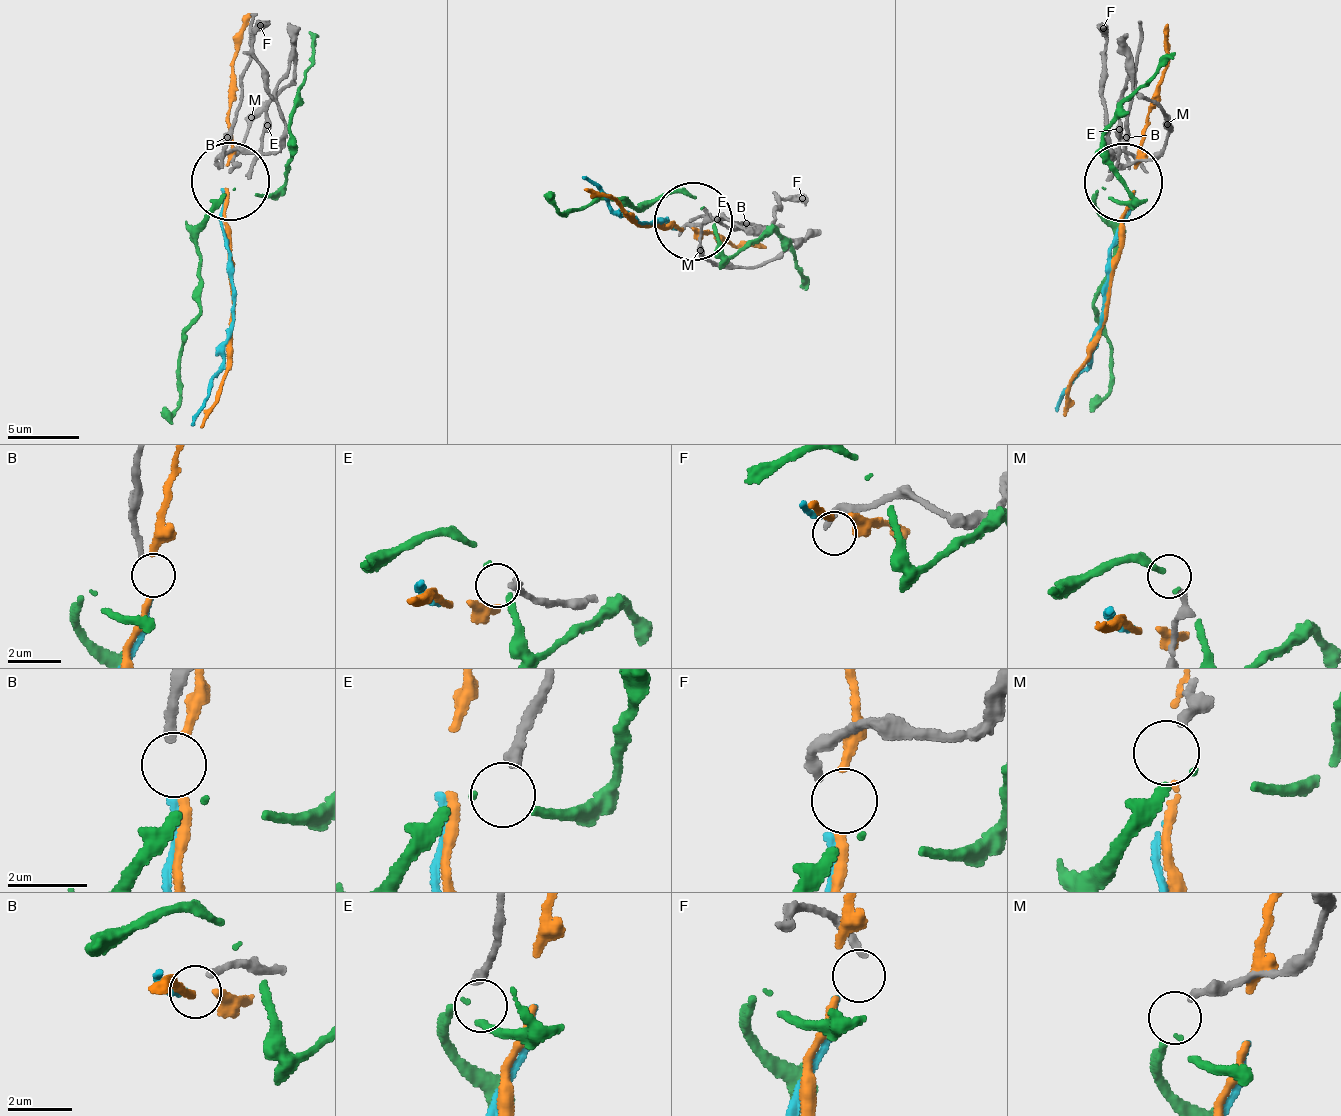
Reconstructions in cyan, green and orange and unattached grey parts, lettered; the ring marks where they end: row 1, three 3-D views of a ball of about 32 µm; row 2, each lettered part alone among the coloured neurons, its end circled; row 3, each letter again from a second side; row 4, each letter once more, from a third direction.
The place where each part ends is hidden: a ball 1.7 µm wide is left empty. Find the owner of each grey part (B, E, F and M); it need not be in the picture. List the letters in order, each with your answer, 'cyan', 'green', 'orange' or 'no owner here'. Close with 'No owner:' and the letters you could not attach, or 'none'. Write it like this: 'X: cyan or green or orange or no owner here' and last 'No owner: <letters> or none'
B: orange
E: no owner here
F: no owner here
M: no owner here
No owner: E, F, M

